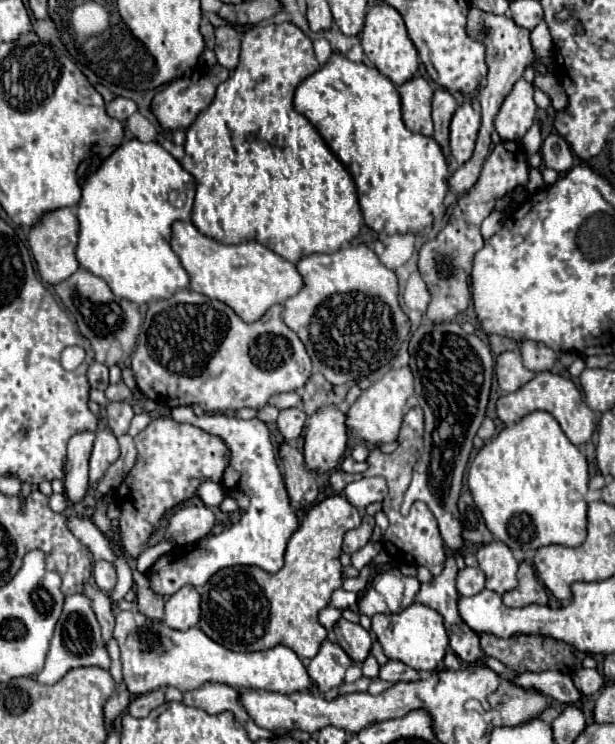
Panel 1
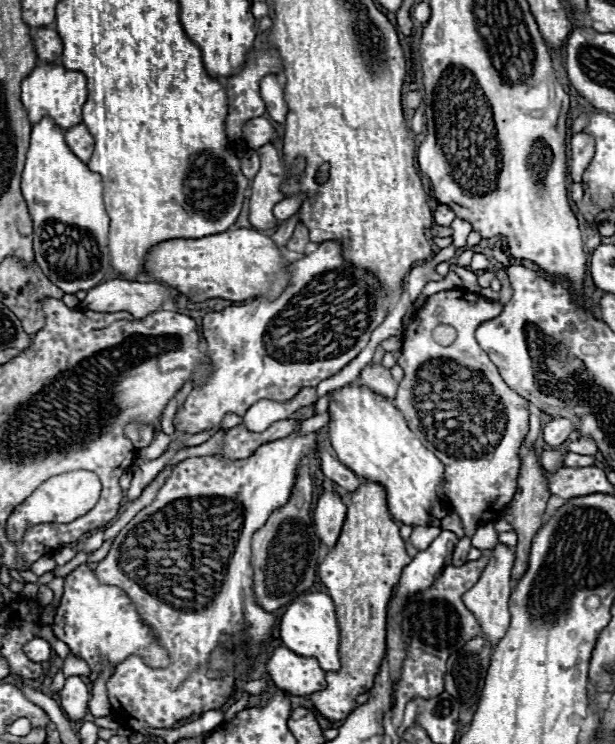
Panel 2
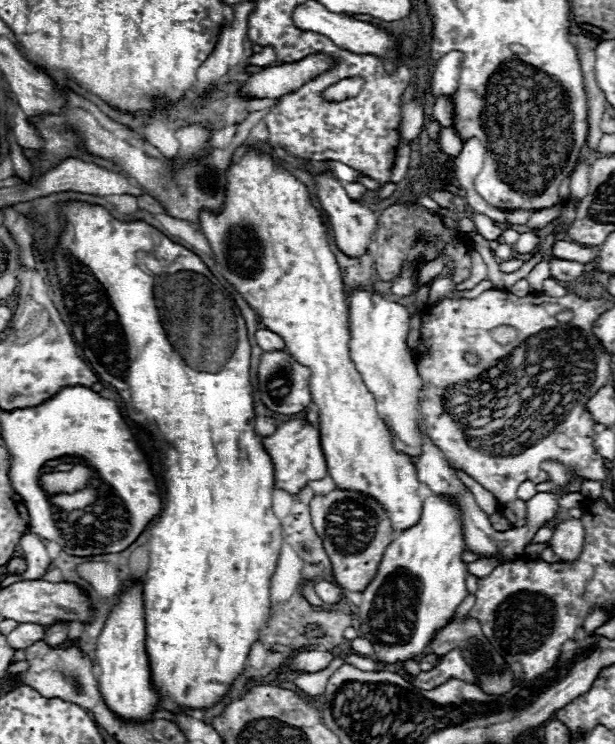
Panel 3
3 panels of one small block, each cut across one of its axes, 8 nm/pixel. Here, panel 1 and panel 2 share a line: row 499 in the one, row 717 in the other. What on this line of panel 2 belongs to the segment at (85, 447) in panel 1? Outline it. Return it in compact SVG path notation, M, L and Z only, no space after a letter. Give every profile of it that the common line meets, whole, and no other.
M80 676L66 678L66 686L60 690L60 706L70 720L80 720L88 712L90 690Z

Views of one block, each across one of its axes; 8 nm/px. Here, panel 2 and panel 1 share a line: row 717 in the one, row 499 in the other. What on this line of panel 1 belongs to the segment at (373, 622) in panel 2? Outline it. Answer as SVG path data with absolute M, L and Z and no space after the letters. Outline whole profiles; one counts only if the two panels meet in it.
M328 496L322 502L302 512L300 526L288 540L286 562L284 568L276 574L270 574L258 566L230 566L216 572L202 588L202 618L200 628L214 638L214 642L222 642L222 646L234 652L252 652L252 650L268 650L278 644L288 646L296 652L298 658L314 658L320 650L320 644L328 638L326 628L318 622L318 612L330 604L330 596L334 590L342 586L342 538L348 530L358 528L362 524L360 512L344 498L344 496Z

